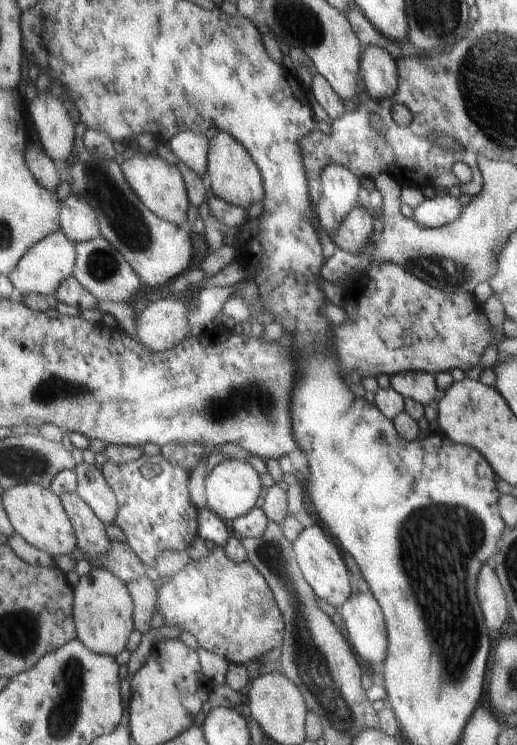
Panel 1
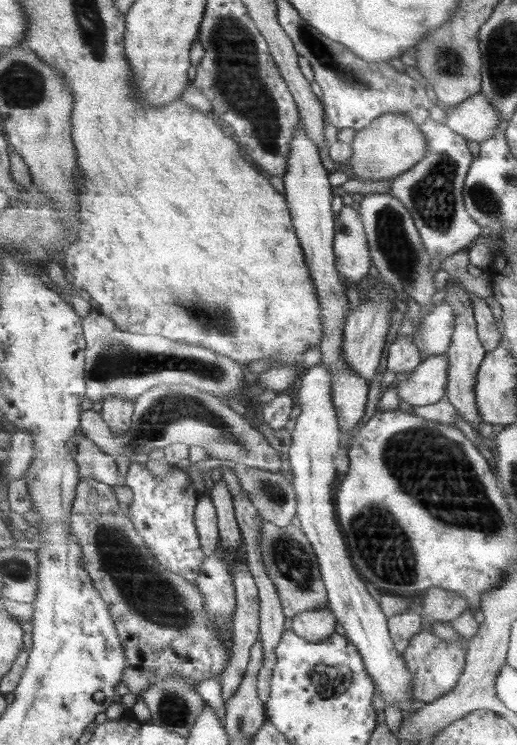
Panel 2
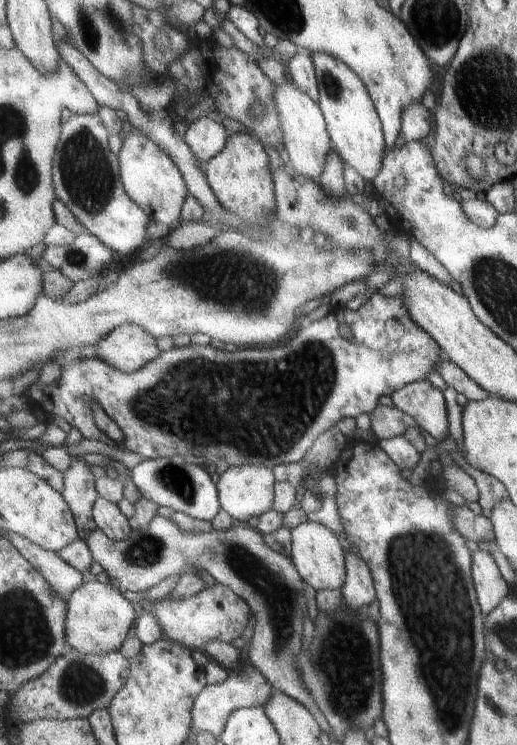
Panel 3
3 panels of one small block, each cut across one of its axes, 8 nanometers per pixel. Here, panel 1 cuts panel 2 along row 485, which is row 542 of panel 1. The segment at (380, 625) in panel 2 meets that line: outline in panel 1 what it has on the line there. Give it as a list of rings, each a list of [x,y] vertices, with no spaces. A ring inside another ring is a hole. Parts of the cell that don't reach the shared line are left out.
[[[316,523],[310,528],[303,528],[293,544],[300,570],[317,597],[327,600],[334,606],[342,606],[348,601],[351,597],[351,584],[349,584],[351,570],[347,570],[345,566],[347,560],[343,560],[339,546],[331,540],[325,528]]]

